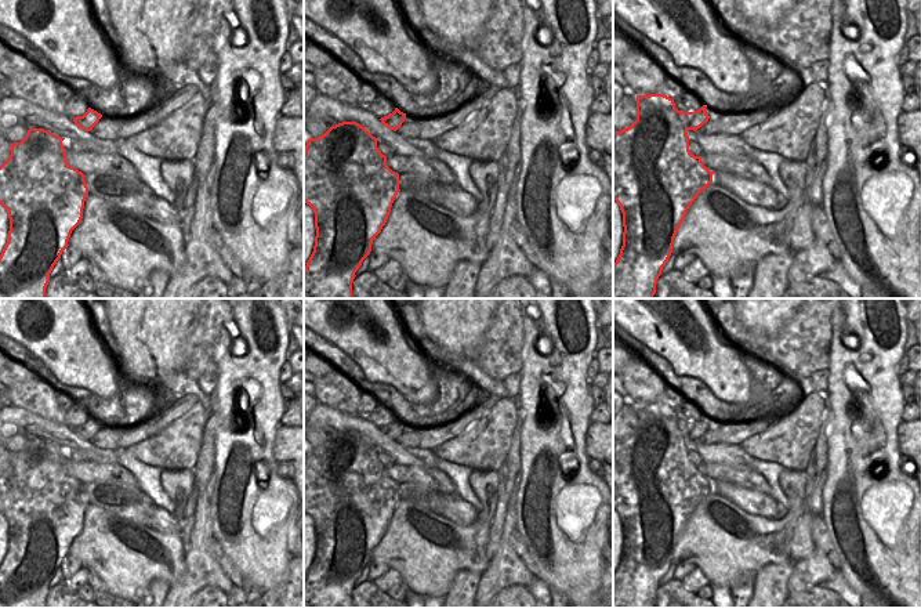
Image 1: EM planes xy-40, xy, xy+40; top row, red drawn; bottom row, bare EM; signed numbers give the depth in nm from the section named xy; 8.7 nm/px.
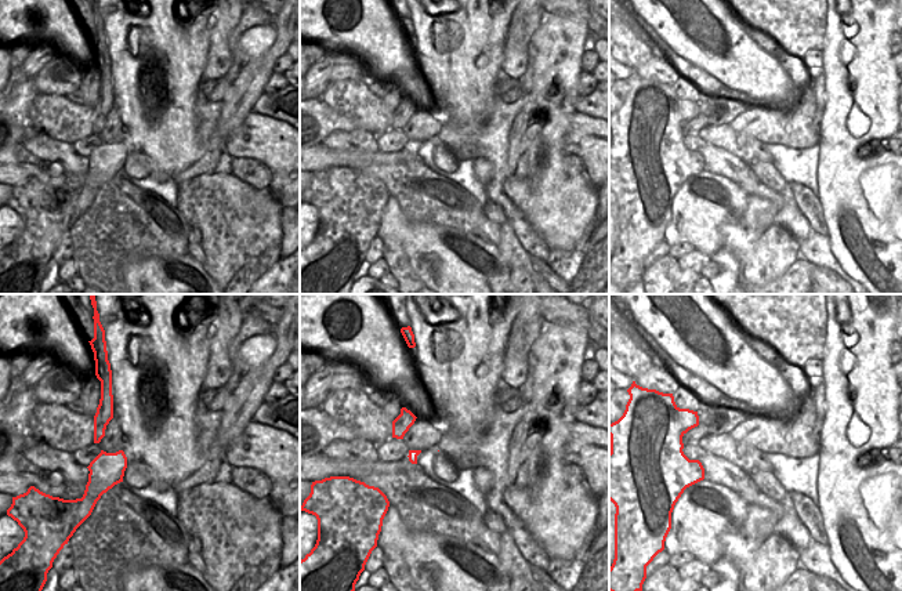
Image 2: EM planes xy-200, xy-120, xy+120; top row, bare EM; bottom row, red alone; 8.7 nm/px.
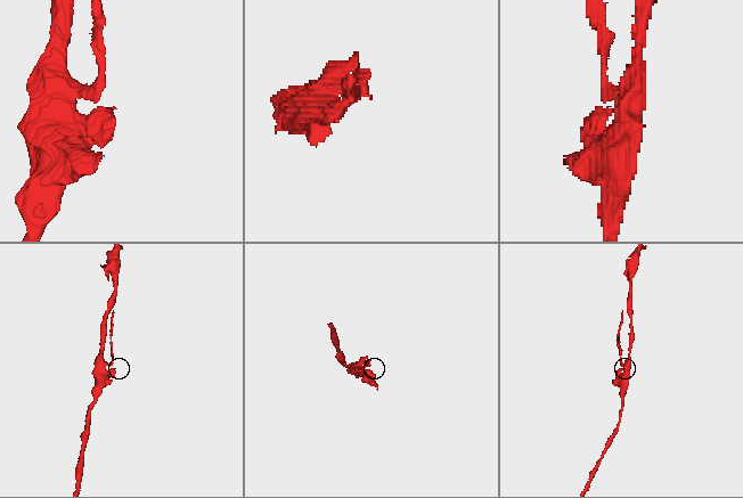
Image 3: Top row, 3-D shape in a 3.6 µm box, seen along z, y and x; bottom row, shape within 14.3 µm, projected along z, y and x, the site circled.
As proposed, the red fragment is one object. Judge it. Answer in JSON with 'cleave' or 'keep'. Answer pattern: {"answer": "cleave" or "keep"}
{"answer": "cleave"}

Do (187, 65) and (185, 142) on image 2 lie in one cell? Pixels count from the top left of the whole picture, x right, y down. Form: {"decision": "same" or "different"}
{"decision": "same"}

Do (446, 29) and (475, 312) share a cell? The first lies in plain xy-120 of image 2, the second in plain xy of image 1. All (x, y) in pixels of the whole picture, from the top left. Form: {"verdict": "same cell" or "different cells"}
{"verdict": "same cell"}

